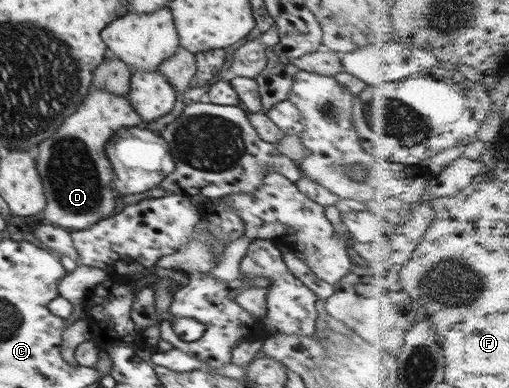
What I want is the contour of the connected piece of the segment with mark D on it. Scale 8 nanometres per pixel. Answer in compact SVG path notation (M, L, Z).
M91 87L85 100L77 106L77 114L69 114L52 138L40 142L36 170L41 176L46 199L43 218L51 225L78 231L87 230L120 210L121 197L112 188L114 171L105 148L120 129L140 125L143 125L143 120L127 95L117 96Z

